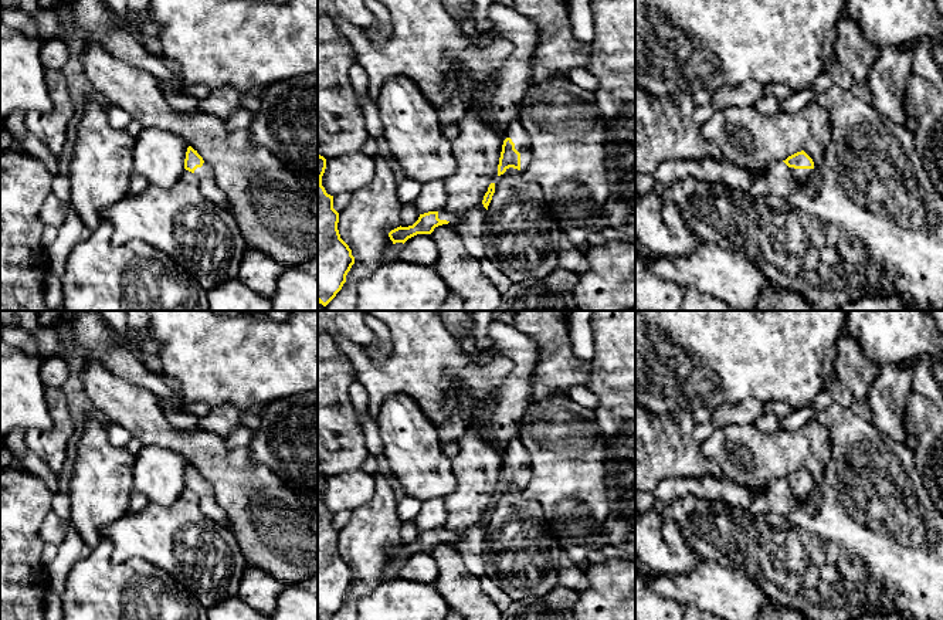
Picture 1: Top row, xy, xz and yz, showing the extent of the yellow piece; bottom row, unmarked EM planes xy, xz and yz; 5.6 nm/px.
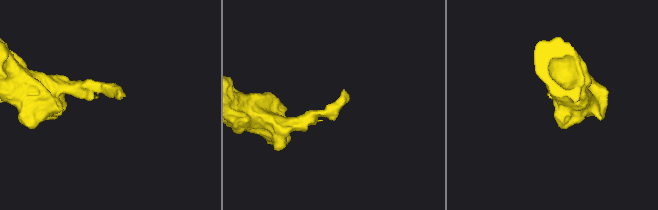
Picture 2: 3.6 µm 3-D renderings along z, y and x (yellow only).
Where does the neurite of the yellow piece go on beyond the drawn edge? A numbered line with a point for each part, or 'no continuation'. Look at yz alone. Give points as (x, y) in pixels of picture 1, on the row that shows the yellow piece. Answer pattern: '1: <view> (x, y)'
1: yz (779, 180)

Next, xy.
1: xy (209, 189)

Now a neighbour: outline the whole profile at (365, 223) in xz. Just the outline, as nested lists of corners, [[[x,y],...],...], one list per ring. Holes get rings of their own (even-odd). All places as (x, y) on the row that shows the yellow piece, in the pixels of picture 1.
[[[381,155],[373,157],[374,176],[367,186],[353,193],[352,201],[339,213],[340,238],[352,250],[355,262],[376,270],[393,241],[389,233],[401,226],[398,183]]]

